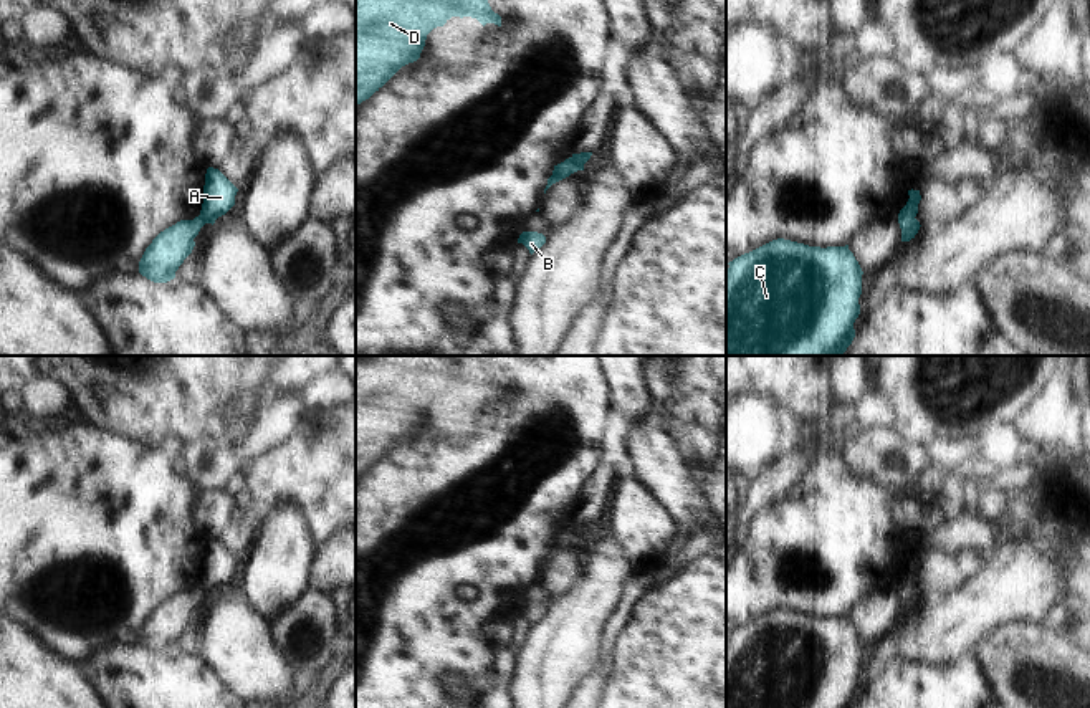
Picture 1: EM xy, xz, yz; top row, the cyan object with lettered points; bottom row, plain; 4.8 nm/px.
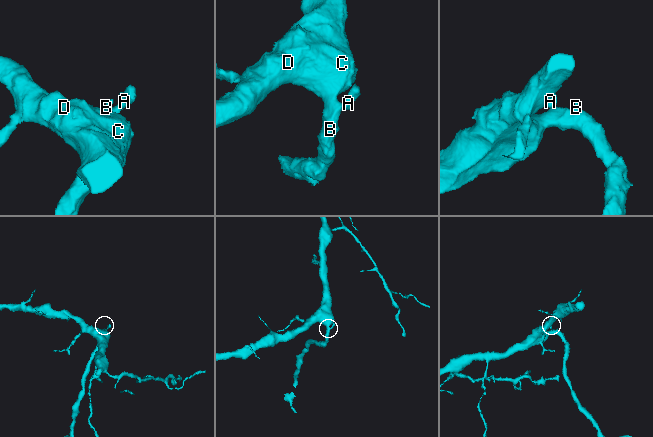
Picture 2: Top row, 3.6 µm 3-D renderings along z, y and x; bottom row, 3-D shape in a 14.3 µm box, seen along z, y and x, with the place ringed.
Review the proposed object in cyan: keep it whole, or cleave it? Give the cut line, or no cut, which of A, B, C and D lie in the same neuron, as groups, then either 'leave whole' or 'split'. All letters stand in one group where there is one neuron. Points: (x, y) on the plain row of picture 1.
cut in xz along (569, 528), (573, 531), (573, 543); A / B C D; split

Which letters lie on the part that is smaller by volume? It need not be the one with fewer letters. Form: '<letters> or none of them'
A

